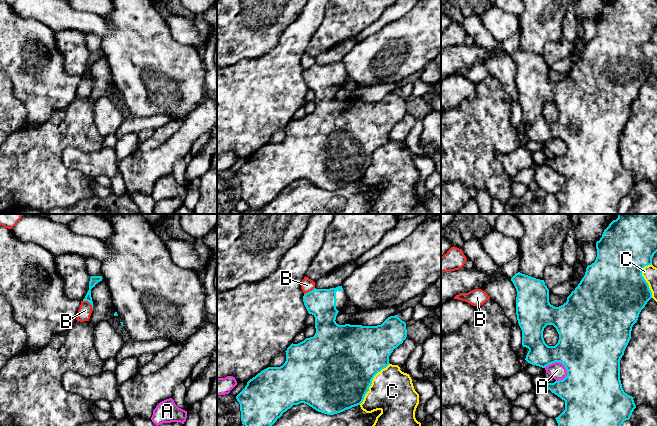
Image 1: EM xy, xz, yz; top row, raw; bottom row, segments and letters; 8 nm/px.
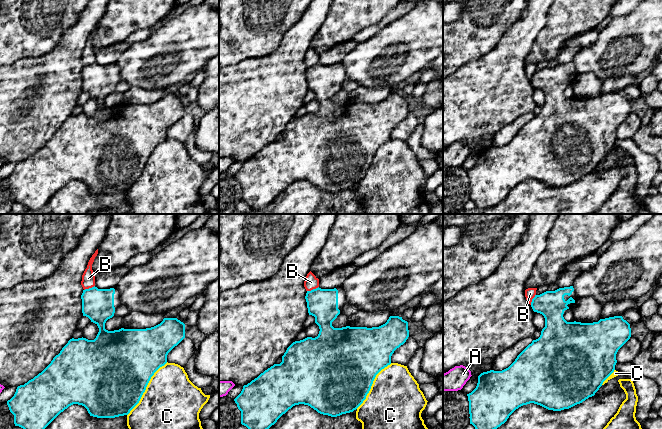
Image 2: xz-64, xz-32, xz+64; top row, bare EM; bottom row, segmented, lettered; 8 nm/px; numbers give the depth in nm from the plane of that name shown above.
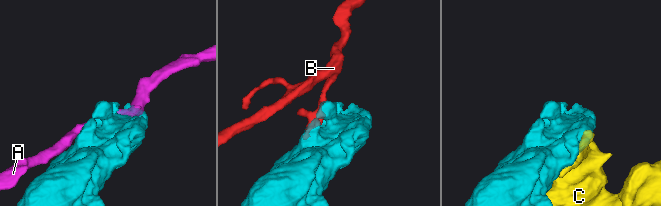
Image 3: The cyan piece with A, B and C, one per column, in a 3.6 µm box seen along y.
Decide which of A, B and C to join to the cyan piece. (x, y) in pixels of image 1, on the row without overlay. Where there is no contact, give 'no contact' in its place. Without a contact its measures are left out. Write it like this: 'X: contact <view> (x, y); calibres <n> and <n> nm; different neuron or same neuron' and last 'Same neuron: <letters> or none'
A: contact yz (559, 137); calibres 460 and 140 nm; different neuron
B: contact xy (89, 78); calibres 70 and 110 nm; different neuron
C: contact xz (371, 159); calibres 500 and 340 nm; different neuron
Same neuron: none

